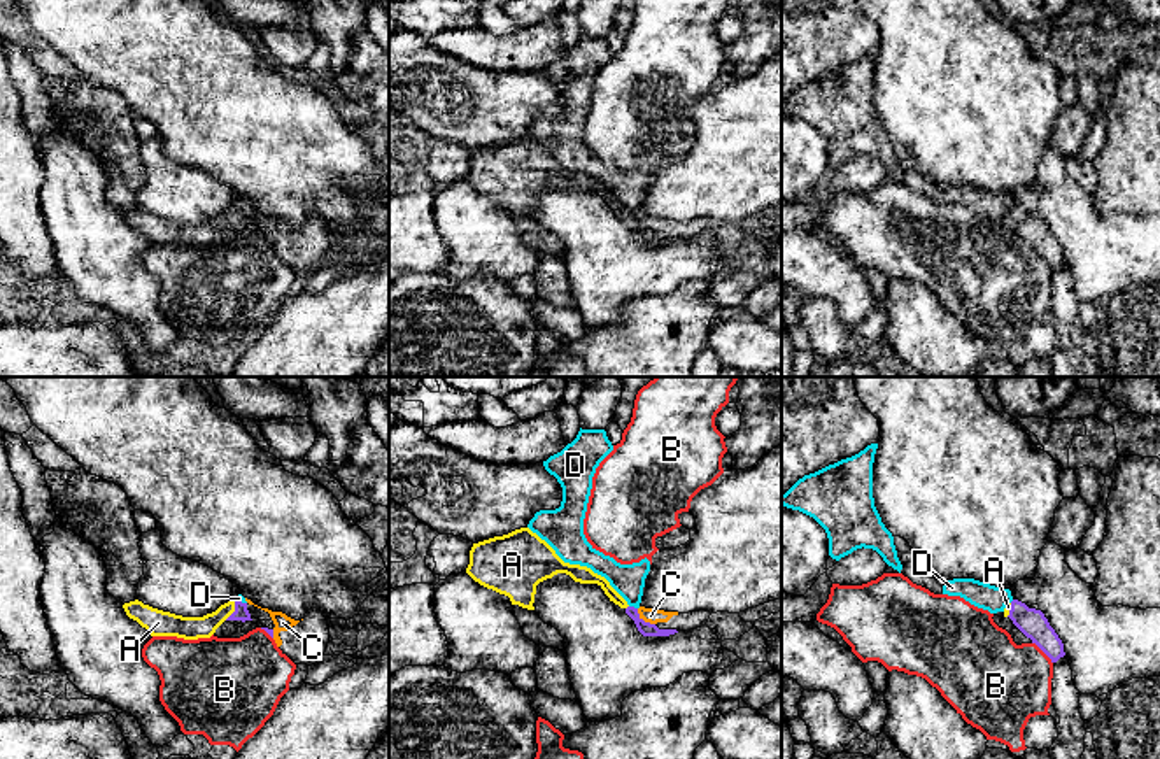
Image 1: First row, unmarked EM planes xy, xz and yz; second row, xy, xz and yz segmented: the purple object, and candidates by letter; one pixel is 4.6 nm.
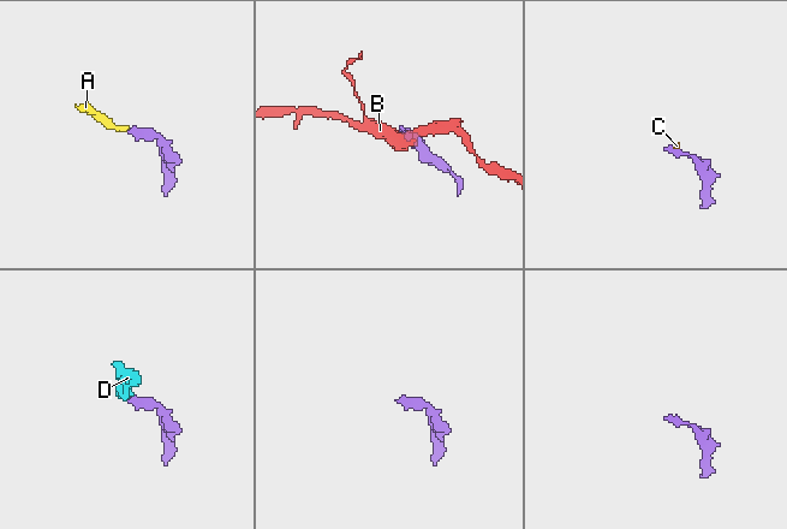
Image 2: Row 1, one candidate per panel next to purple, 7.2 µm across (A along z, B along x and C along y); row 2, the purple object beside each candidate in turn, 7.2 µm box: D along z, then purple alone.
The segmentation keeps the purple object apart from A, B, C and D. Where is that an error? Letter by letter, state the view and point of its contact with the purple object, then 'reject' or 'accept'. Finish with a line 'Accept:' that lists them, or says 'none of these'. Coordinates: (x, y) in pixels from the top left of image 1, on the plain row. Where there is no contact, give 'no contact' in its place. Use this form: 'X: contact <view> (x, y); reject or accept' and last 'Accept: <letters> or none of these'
A: contact xy (235, 218); accept
B: contact yz (1043, 258); reject
C: contact xz (642, 226); reject
D: contact xz (633, 214); reject
Accept: A

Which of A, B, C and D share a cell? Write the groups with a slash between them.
A / B / C D

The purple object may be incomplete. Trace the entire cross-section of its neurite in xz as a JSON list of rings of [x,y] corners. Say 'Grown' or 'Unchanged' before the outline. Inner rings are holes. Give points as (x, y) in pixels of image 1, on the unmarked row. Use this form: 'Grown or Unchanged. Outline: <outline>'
Unchanged. Outline: [[[627,214],[626,221],[634,228],[643,244],[669,244],[678,240],[676,237],[659,237],[655,231],[645,230],[634,214]]]

